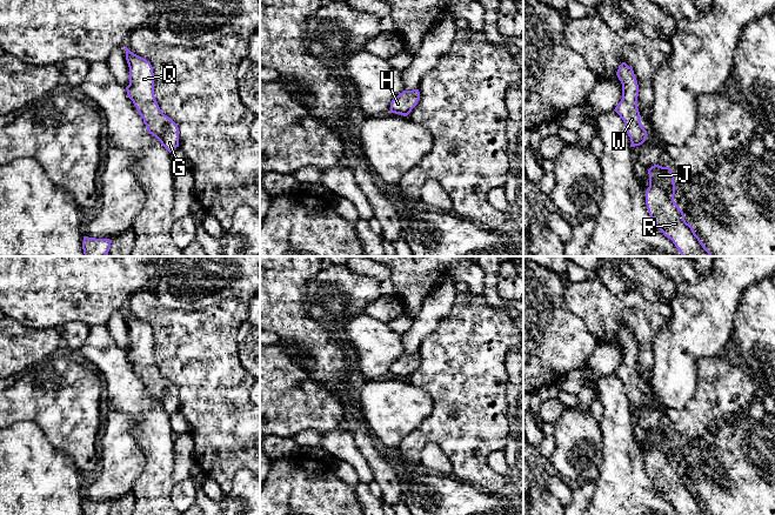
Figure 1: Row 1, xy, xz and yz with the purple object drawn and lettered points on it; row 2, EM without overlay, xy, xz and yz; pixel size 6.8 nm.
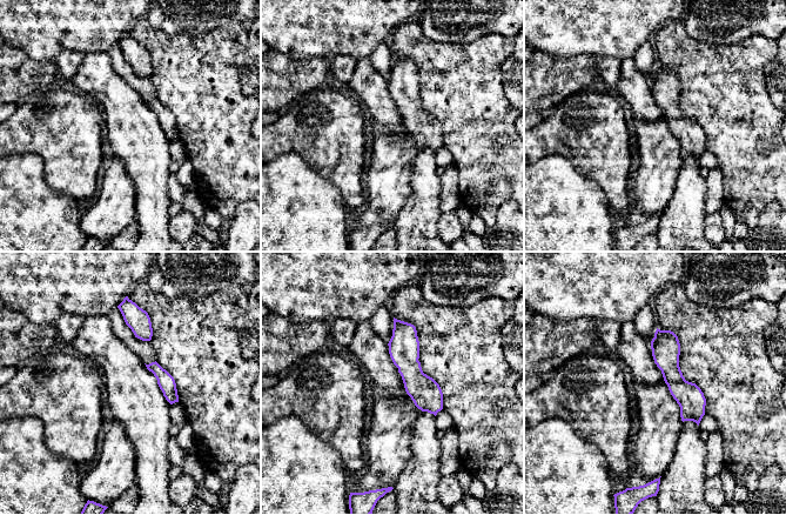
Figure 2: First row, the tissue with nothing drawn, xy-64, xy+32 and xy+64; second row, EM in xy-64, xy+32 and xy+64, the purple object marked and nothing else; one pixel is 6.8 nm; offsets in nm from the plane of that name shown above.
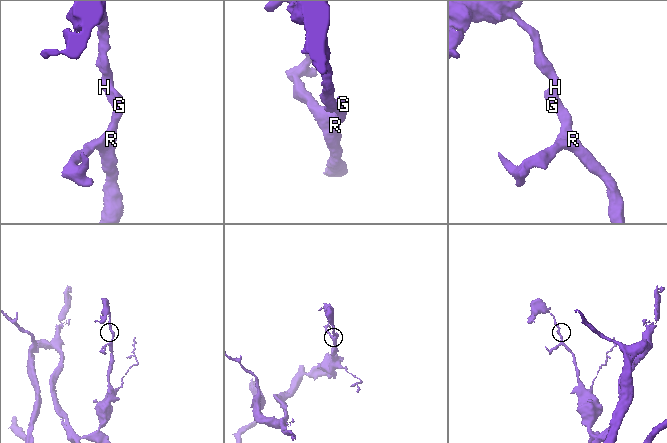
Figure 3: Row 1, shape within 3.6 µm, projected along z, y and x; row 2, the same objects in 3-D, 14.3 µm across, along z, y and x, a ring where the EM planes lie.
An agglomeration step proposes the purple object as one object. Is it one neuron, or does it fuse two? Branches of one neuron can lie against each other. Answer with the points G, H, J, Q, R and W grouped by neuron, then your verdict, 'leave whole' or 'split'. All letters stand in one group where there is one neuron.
G H J Q R W | leave whole

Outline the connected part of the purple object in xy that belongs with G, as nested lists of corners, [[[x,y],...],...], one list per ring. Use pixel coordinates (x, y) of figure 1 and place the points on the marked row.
[[[126,46],[126,60],[129,67],[129,85],[126,87],[149,134],[155,136],[171,153],[179,147],[179,128],[165,115],[154,96],[154,73],[149,61],[134,54]]]

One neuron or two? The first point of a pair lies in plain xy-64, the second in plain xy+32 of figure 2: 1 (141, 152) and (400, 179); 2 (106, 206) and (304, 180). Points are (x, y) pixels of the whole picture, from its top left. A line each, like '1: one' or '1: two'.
1: two
2: two

